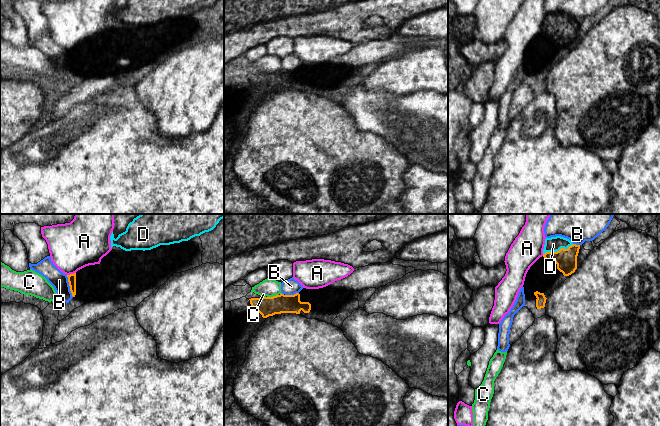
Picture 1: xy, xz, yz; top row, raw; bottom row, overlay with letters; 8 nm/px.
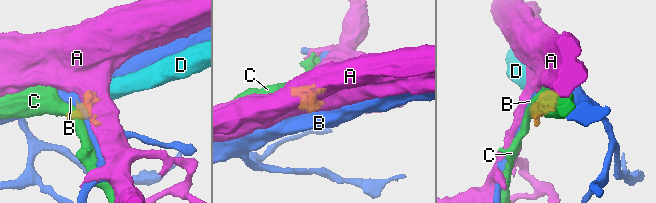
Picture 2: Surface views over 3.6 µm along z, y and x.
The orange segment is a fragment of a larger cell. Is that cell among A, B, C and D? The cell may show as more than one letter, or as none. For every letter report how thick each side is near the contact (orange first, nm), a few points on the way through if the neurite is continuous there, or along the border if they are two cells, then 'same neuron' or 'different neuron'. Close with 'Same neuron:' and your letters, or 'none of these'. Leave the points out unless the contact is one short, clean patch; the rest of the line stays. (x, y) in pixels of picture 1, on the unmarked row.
A: 60 nm thick on the orange side, 380 nm on the other; border along xy (75, 48), (67, 51); different neuron
B: 60 nm thick on the orange side, 140 nm on the other; different neuron
C: 160 nm thick on the orange side, 140 nm on the other; border along xz (278, 70), (267, 73); different neuron
D: 180 nm thick on the orange side, 120 nm on the other; border along yz (573, 20), (556, 27), (546, 27), (543, 30); different neuron
Same neuron: none of these

